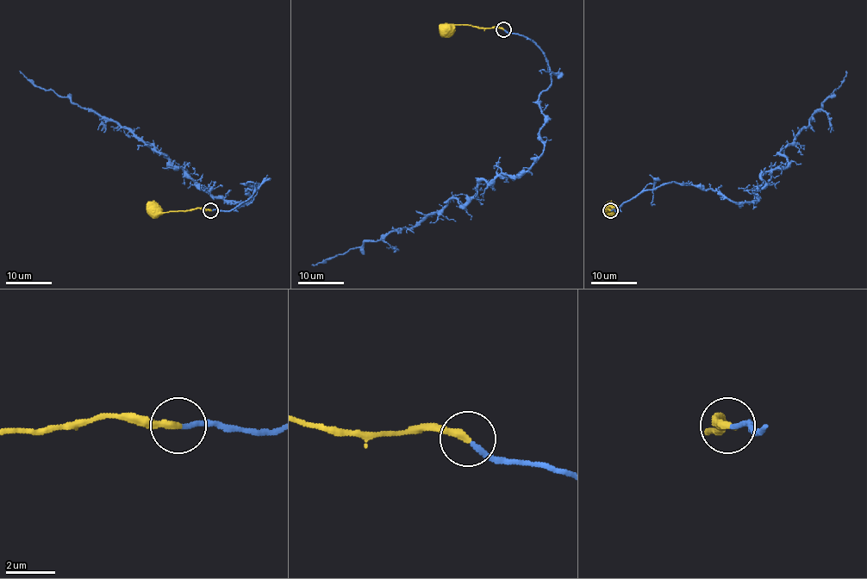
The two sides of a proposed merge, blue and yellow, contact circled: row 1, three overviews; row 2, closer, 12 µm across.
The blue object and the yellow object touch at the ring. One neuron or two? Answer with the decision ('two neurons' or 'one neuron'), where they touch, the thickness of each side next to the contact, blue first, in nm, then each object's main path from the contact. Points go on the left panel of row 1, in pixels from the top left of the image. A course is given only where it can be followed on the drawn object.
one neuron | (210, 210) | 200/320 nm | blue via (211, 209), (229, 211), (258, 184), (246, 183), (247, 202), (215, 198), (149, 144), (19, 71) | yellow via (211, 209), (156, 212), (146, 206)

